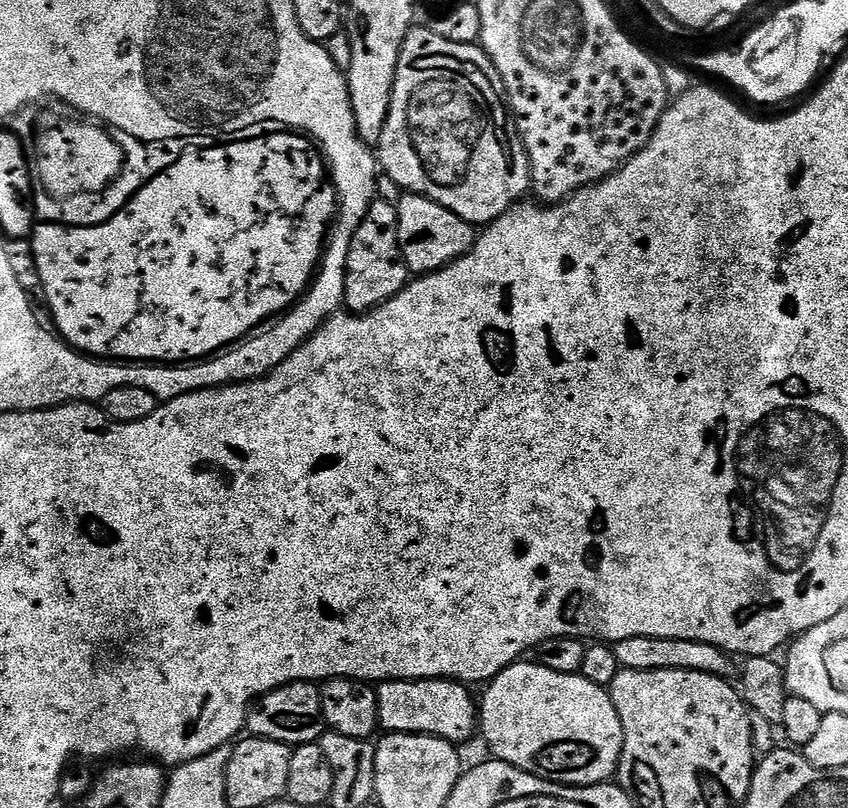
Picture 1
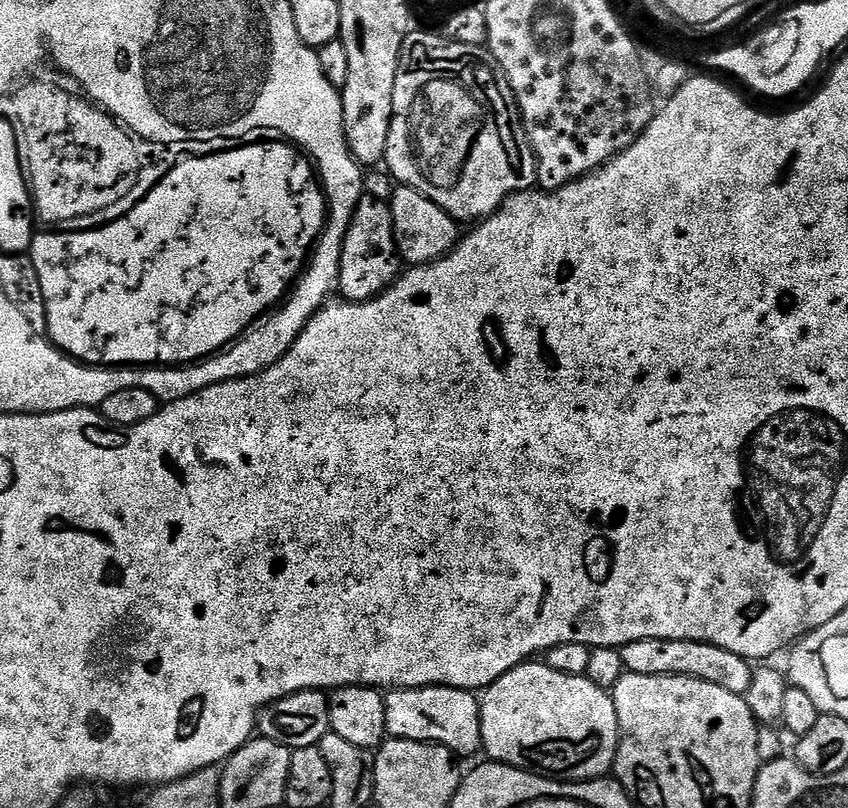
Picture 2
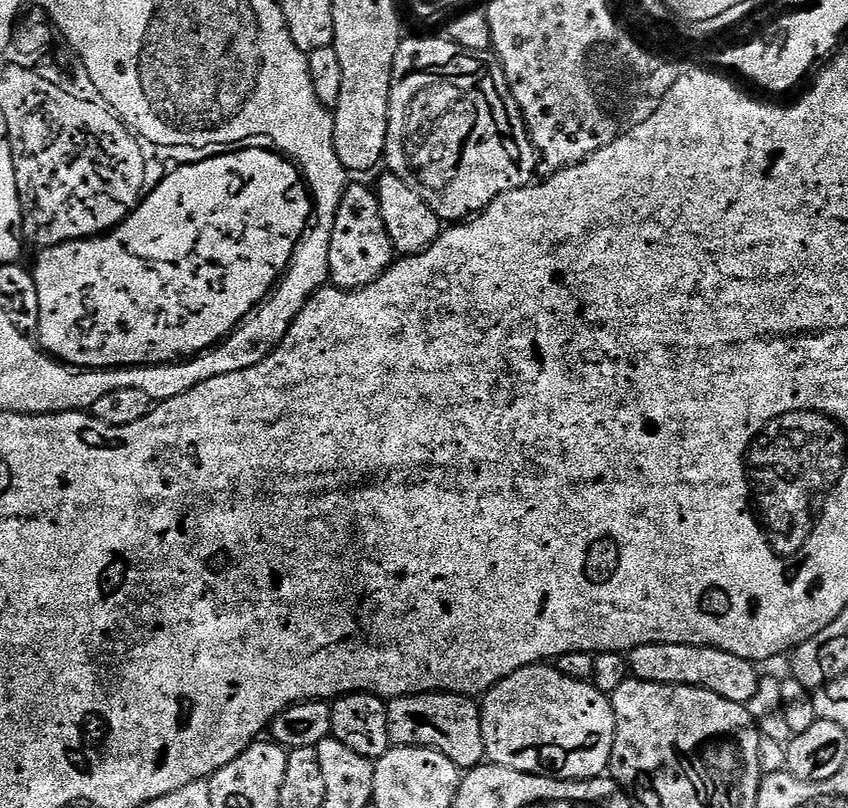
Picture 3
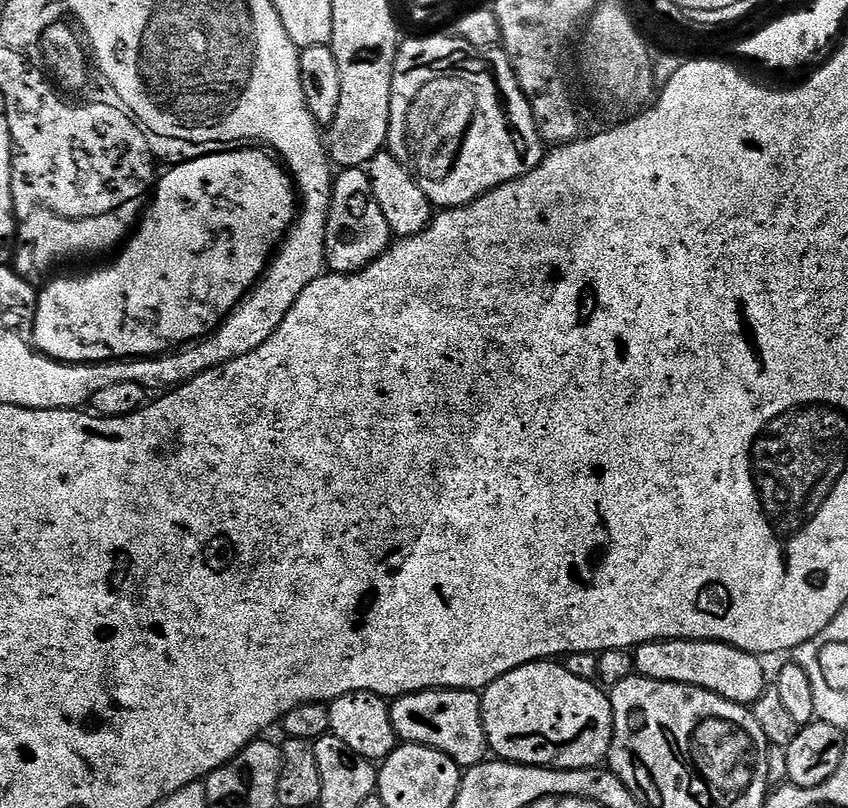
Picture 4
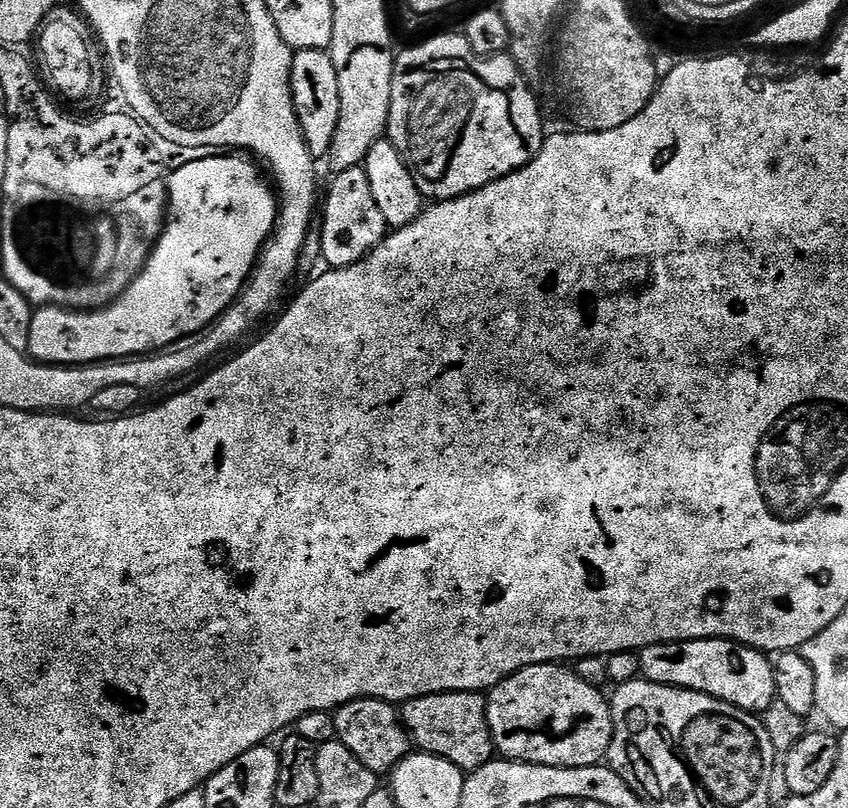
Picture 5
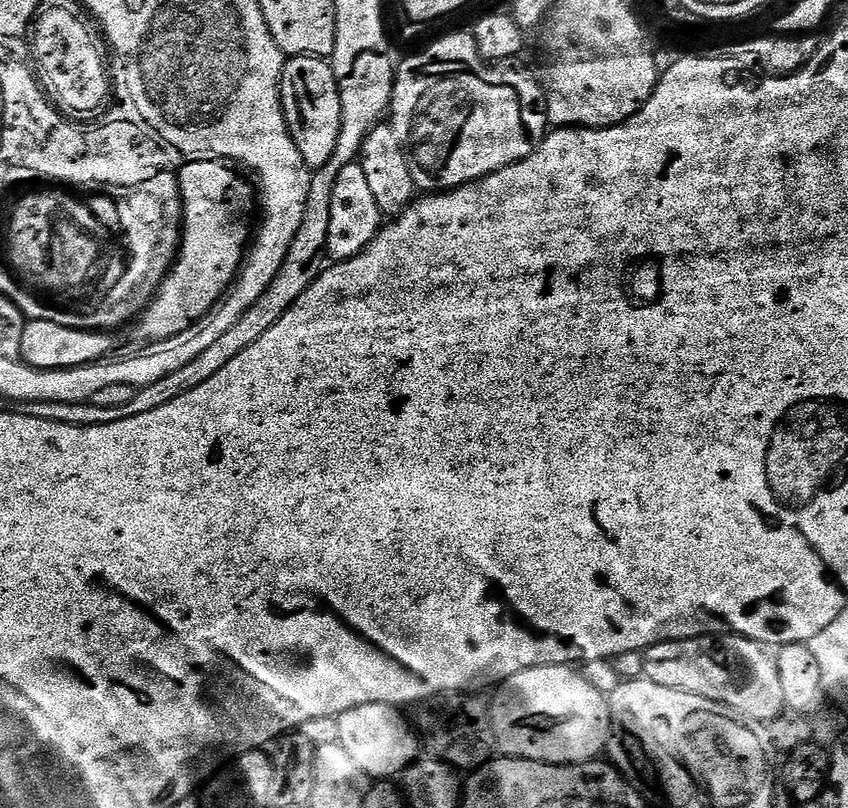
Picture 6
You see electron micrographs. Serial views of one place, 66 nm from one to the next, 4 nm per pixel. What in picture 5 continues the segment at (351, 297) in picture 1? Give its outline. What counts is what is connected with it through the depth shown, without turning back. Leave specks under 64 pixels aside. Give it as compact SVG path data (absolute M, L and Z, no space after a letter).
M363 167L348 169L331 177L332 185L328 188L328 197L322 200L322 216L324 221L319 221L318 235L321 240L323 263L329 269L345 268L364 259L372 249L378 247L385 238L386 225L382 218L382 210L378 210L378 202L374 202L374 193L370 190L370 178L366 178Z

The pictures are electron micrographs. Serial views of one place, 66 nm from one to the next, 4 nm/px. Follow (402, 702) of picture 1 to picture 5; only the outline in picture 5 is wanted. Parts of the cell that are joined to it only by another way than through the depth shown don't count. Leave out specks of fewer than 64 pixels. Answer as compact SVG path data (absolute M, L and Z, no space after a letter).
M435 692L403 701L402 719L417 749L454 762L471 774L494 756L486 700L478 692Z

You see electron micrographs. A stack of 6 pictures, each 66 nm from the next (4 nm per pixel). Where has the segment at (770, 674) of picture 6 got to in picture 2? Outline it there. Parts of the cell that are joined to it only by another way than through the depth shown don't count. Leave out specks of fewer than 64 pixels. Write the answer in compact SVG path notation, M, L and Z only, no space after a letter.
M642 638L641 641L630 642L620 649L622 662L627 671L643 676L689 676L702 678L706 682L714 682L714 686L722 686L722 690L730 690L730 694L744 695L750 686L754 668L743 656L730 650L722 650L722 646L714 646L706 642L693 640L667 640L666 638Z

